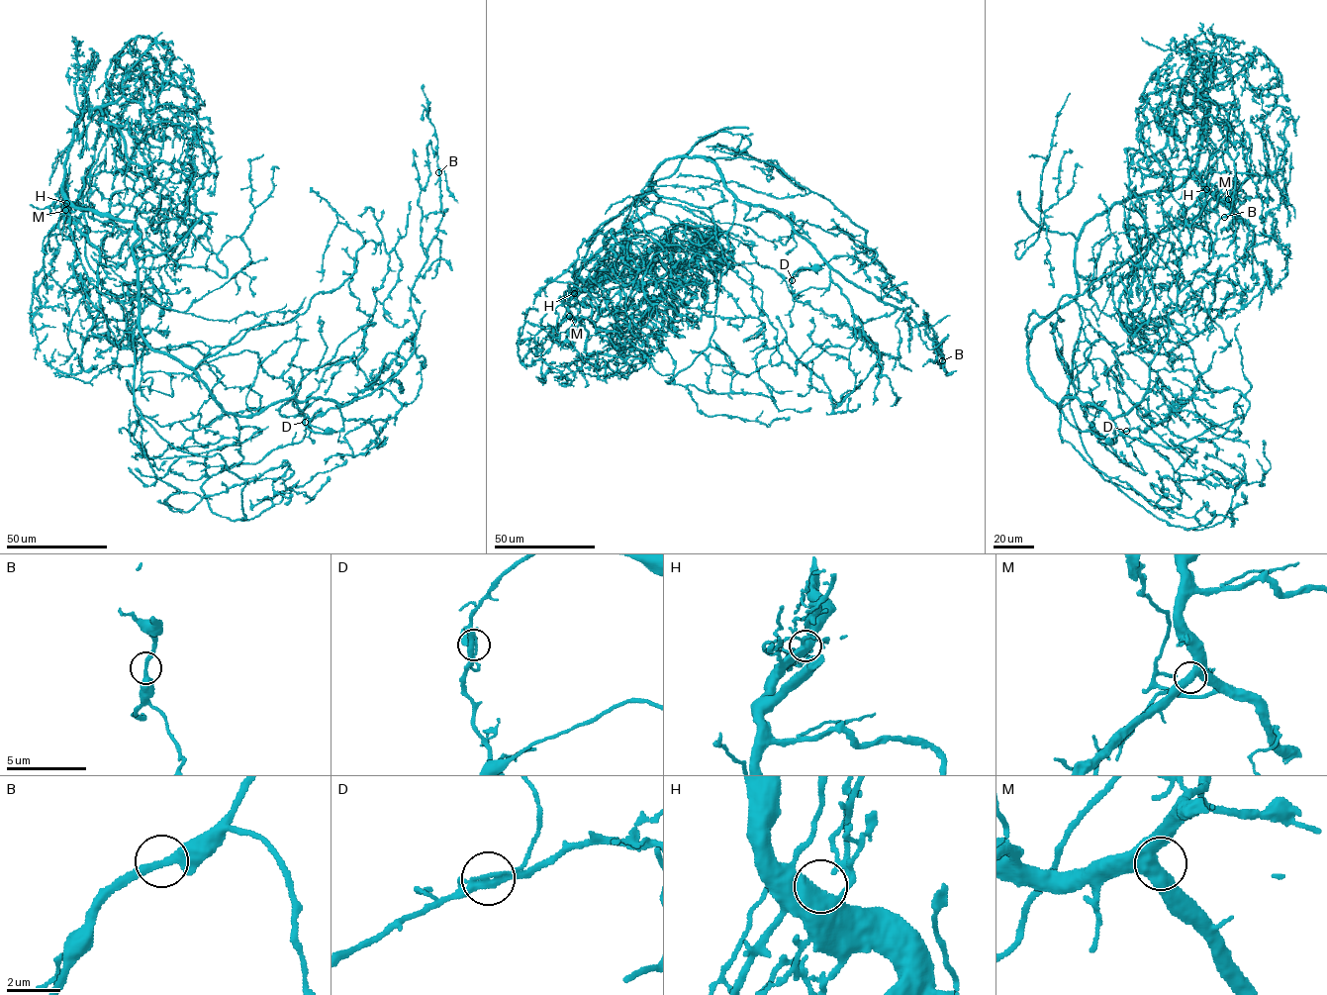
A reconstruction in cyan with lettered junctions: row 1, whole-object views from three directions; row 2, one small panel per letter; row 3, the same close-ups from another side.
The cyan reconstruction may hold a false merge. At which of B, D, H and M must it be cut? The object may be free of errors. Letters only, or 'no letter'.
D

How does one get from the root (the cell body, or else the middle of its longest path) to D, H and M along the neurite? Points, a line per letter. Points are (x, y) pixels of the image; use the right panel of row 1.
D: (1108, 442), (1107, 439), (1109, 443), (1126, 431)
H: (1108, 442), (1129, 428), (1103, 374), (1115, 344), (1087, 349), (1059, 407), (1032, 330), (1206, 189)
M: (1108, 442), (1115, 344), (1059, 407), (1032, 330), (1078, 275), (1228, 199)

